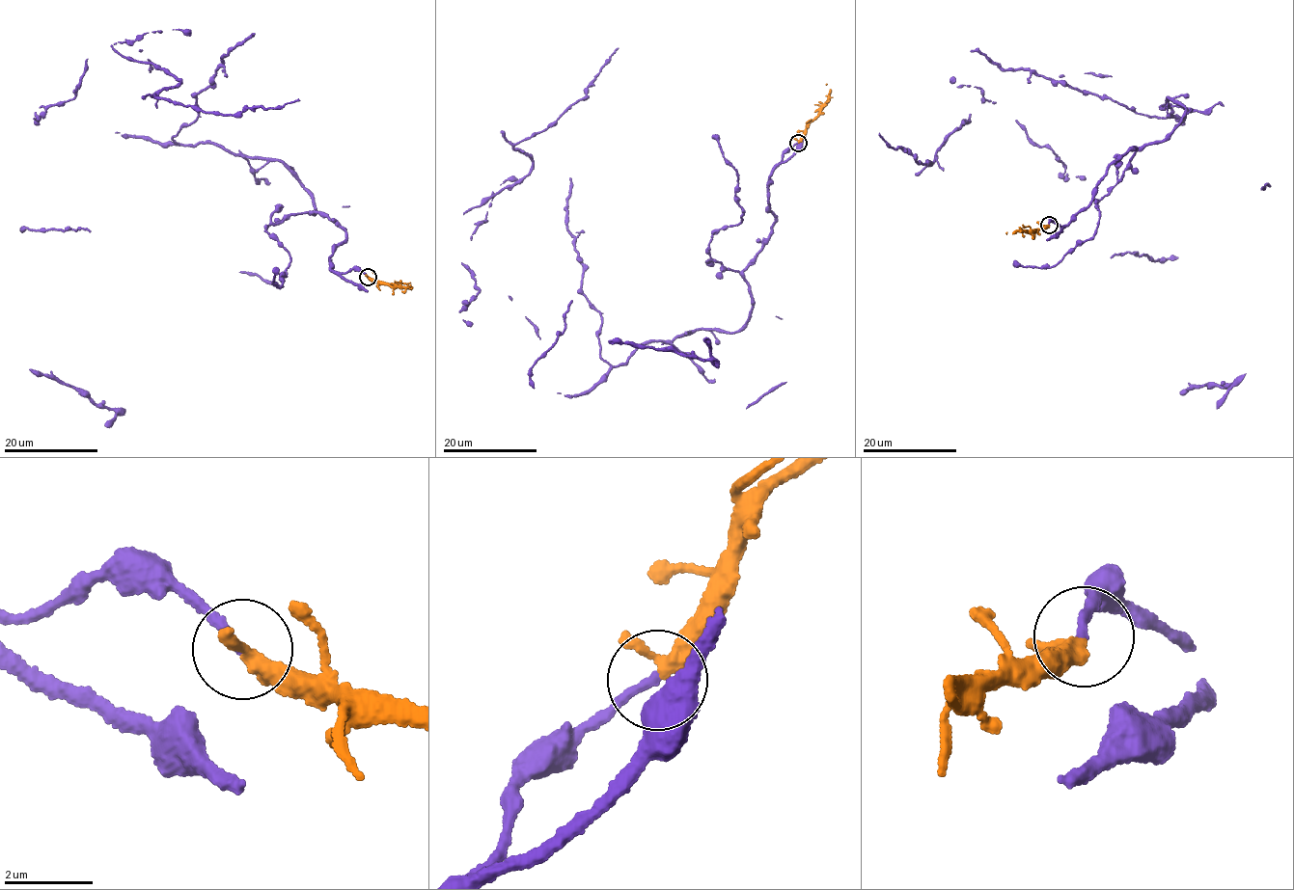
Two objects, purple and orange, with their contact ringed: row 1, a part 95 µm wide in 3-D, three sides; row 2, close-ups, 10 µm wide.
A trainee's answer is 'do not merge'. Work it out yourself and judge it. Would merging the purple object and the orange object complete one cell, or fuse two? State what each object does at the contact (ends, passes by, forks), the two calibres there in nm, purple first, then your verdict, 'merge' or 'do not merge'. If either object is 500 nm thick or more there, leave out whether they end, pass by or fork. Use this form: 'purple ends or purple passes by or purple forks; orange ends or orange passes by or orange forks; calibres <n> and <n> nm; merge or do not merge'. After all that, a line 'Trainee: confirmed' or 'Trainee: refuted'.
purple ends; orange passes by; calibres 200 and 240 nm; do not merge
Trainee: confirmed

